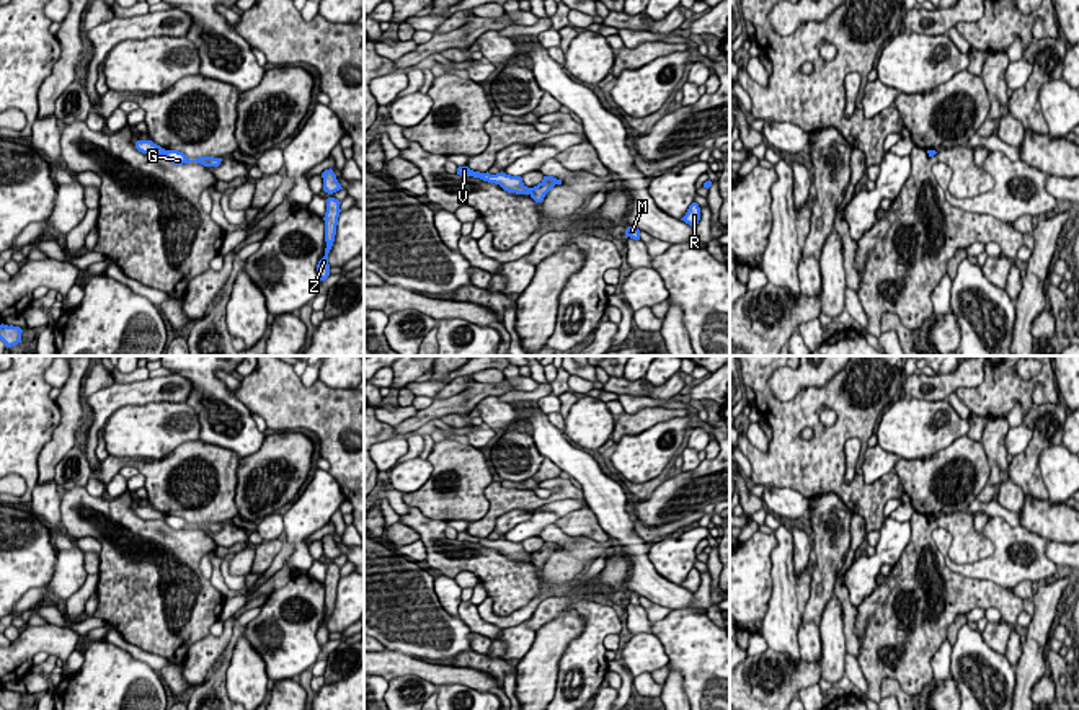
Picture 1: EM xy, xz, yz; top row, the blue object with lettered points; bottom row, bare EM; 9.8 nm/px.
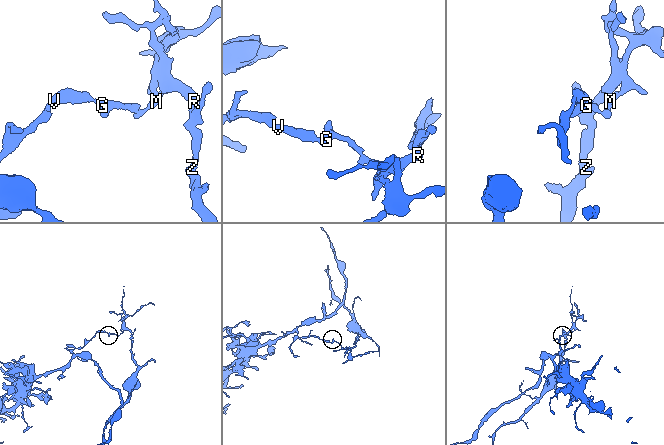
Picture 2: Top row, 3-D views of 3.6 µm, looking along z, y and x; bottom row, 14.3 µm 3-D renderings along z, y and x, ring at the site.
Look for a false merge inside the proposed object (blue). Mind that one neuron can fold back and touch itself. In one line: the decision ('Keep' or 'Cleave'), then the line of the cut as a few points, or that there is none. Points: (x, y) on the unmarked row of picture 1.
Cleave. Split along xz (529, 554), (531, 559)

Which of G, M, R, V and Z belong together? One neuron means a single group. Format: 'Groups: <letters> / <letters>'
Groups: G M R Z / V

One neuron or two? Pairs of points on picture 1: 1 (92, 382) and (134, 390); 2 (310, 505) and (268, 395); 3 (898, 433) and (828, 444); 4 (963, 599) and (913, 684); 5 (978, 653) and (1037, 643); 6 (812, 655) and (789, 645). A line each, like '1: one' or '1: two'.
1: two
2: two
3: two
4: one
5: two
6: two

